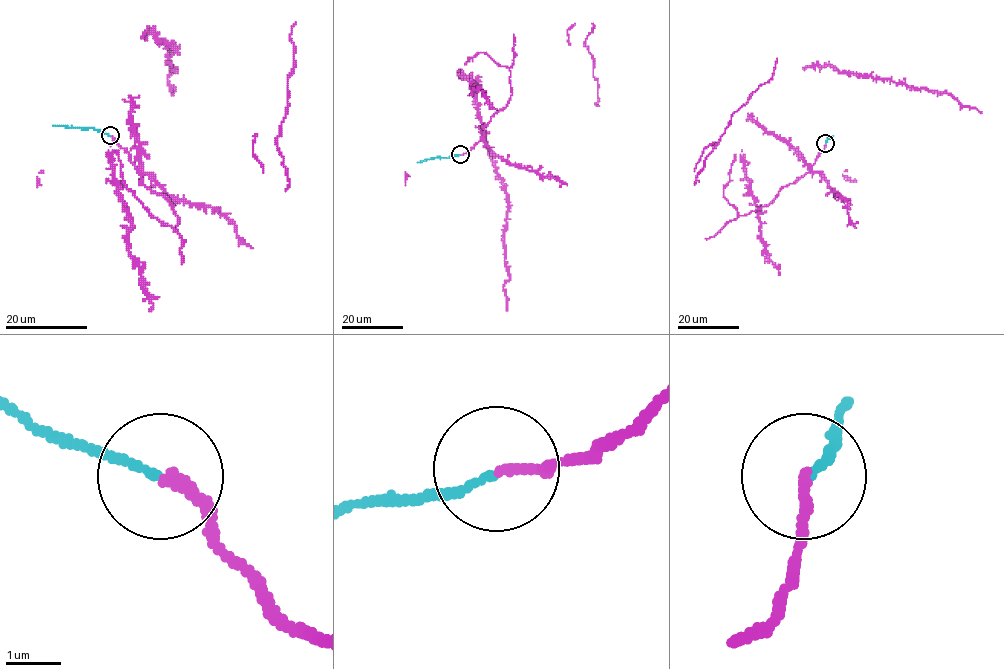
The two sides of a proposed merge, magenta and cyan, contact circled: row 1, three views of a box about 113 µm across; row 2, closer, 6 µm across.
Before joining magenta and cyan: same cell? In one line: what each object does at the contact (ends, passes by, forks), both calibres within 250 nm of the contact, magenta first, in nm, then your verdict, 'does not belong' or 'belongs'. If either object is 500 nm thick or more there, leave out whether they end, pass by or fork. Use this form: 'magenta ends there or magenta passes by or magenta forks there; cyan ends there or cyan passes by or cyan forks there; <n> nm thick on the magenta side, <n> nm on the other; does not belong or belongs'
magenta ends there; cyan ends there; 200 nm thick on the magenta side, 140 nm on the other; does not belong

